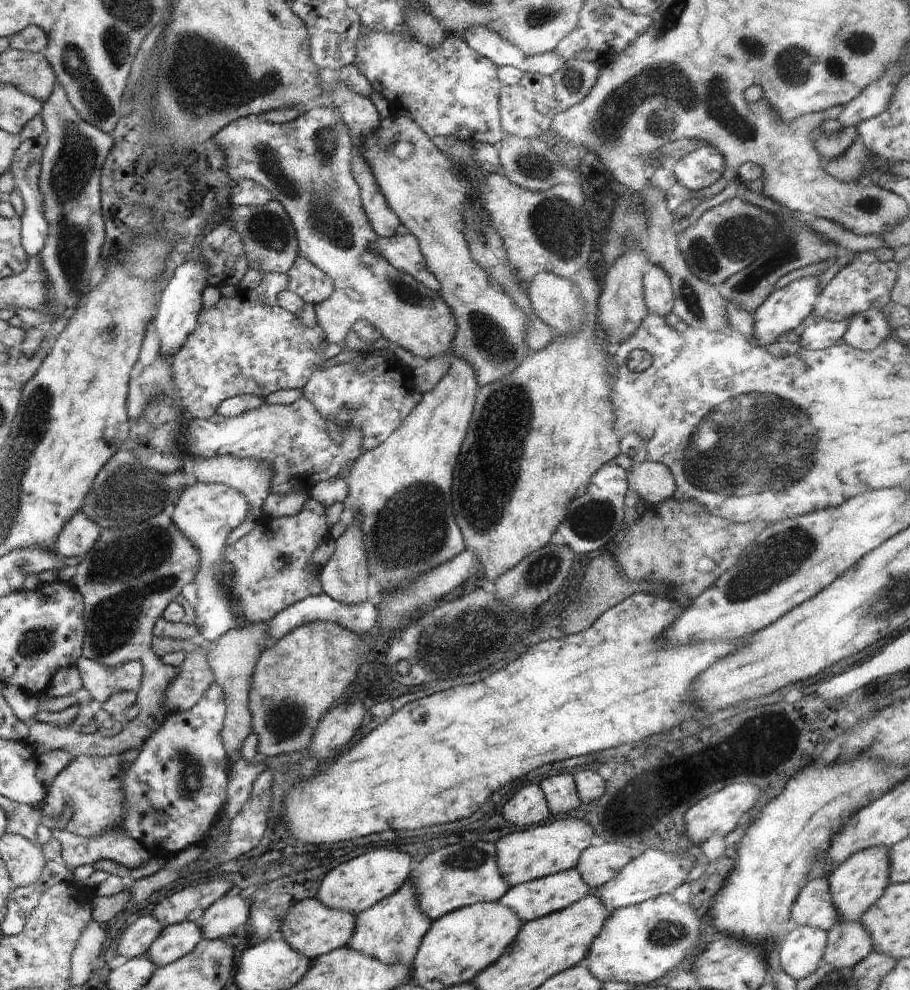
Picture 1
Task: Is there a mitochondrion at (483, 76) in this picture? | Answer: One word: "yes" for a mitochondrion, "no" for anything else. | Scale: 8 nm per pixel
no

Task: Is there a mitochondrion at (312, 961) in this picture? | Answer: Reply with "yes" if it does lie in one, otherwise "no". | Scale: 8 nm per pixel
no

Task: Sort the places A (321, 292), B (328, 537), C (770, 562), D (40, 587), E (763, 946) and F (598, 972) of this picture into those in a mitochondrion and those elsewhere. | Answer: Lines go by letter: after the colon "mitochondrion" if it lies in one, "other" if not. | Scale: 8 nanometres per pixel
A: other
B: other
C: mitochondrion
D: other
E: other
F: other

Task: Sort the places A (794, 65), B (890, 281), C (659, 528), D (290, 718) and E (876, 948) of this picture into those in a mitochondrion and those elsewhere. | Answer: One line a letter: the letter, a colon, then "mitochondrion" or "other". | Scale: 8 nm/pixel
A: mitochondrion
B: other
C: other
D: mitochondrion
E: other

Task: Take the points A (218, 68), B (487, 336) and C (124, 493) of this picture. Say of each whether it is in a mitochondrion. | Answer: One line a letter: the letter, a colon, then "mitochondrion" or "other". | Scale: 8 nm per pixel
A: mitochondrion
B: mitochondrion
C: mitochondrion

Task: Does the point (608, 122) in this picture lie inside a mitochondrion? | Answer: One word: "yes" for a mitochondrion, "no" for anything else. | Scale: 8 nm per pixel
yes

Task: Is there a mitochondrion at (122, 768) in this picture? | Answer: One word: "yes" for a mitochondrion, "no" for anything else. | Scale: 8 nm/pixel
no

